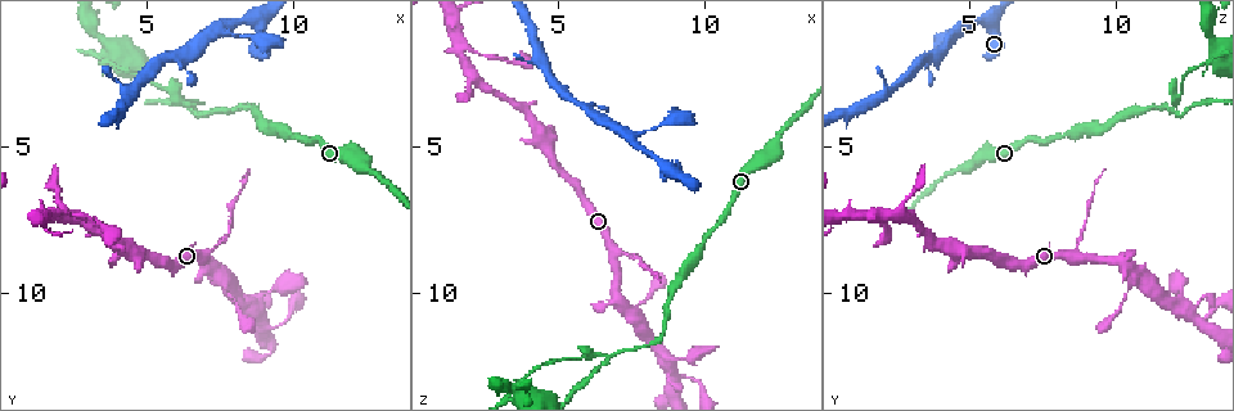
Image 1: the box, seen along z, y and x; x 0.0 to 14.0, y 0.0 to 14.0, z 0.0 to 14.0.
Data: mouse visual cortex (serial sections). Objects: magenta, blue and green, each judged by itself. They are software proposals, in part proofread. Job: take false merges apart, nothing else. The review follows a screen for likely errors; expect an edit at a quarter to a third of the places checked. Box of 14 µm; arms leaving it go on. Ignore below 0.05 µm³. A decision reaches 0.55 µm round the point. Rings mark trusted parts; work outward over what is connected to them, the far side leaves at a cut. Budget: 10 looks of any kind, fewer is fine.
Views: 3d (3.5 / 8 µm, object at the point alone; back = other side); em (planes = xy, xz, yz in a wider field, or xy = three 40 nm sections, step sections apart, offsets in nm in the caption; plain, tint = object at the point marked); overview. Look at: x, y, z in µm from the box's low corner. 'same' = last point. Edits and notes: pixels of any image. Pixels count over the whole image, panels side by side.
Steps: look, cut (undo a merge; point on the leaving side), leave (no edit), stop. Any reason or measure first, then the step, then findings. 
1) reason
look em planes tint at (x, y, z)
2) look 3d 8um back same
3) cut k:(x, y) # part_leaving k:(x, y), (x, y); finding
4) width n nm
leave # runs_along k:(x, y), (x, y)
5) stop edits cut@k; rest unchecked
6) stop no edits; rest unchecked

side arm on a straight run
look 3d 8um back at (6.9, 8.8, 8.6)

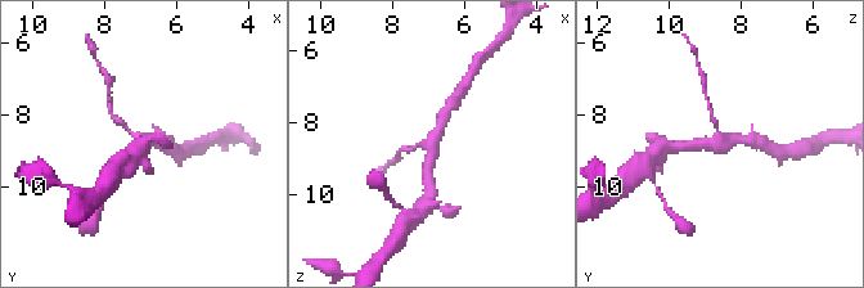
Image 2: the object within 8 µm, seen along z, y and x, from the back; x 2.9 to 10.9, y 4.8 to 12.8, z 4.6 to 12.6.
arms 3; arm_widths 150, 300, 300 nm; now the EM
look em xy step 3 tint at (6.9, 8.8, 8.5)

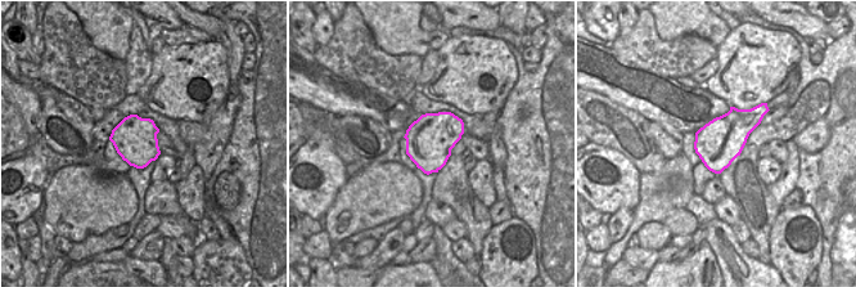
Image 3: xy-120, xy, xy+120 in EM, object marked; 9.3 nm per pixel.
width 440 nm
cut 2:(115, 117) # part_leaving 2:(130, 131), (109, 113), (109, 86); a second cell is stuck on

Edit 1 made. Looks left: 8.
side arm on a straight run
look 3d 8um at (7.6, 9.2, 10.7)

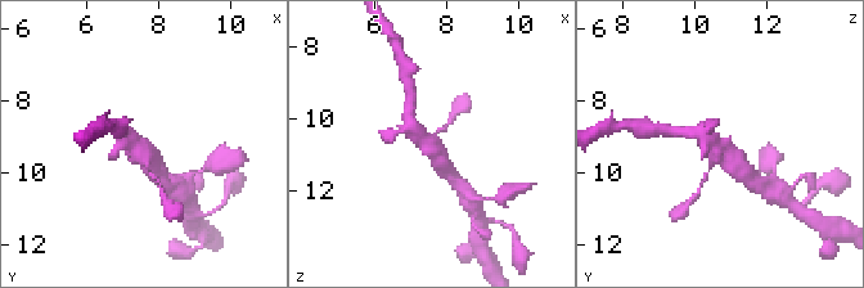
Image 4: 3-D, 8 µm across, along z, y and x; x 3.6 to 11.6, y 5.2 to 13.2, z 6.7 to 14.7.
closer look
look 3d 3.5um at (7.5, 9.3, 10.8)

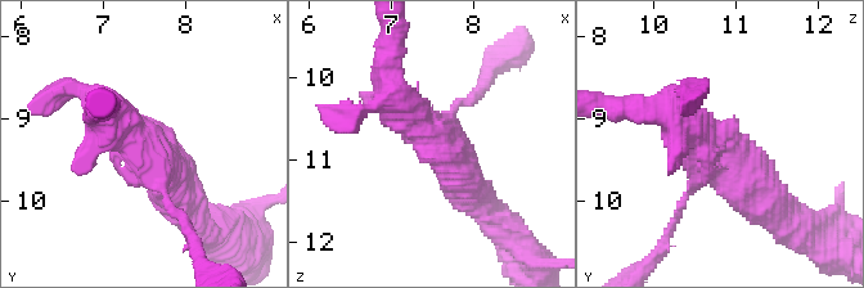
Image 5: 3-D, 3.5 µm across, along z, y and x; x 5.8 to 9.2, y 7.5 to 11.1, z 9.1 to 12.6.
leave # one cell here

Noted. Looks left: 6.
two arms at a narrow angle
look 3d 8um back at (6.8, 3.9, 12.0)

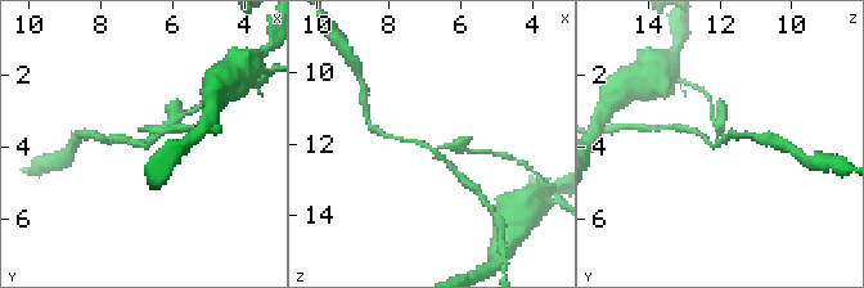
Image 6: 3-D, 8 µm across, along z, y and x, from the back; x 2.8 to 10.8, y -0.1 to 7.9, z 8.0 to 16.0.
look 3d 3.5um at (6.8, 3.8, 12.1)

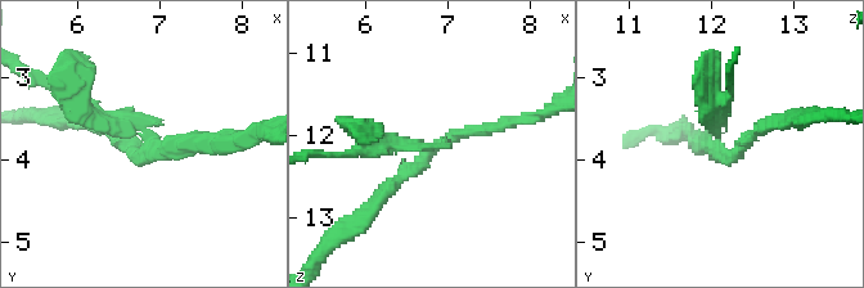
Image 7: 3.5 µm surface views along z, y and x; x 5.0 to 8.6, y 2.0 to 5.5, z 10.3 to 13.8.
arms 3; arm_widths 150, 150, 200 nm; need the tissue
look em xy step 2 tint at (6.90, 3.90, 12.10)

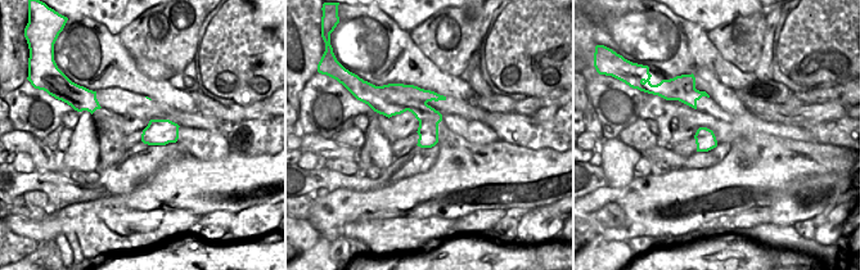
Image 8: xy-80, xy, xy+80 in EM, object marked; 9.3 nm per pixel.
leave # runs_along 7:(230, 140), (154, 153), (80, 106); continuous, no second cell

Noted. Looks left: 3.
abrupt turn
look 3d 8um at (3.8, 2.1, 13.4)

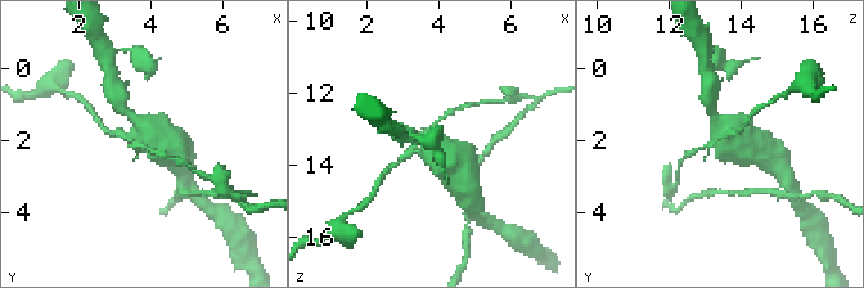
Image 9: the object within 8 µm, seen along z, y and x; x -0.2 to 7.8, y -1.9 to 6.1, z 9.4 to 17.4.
look 3d 3.5um back at (3.8, 2.0, 13.2)

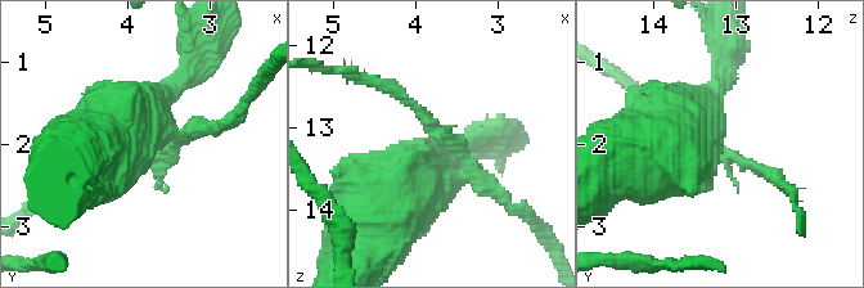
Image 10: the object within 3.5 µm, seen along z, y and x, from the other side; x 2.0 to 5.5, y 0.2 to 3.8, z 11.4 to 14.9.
leave # runs_along 10:(418, 109), (439, 145), (391, 194), (355, 181); all the same cell

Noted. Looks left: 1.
stop edits cut@2; rest unchecked

